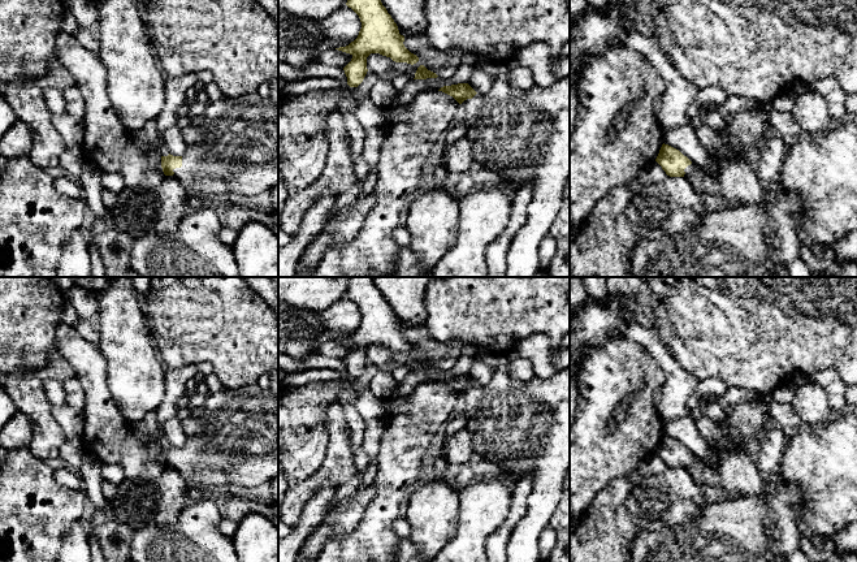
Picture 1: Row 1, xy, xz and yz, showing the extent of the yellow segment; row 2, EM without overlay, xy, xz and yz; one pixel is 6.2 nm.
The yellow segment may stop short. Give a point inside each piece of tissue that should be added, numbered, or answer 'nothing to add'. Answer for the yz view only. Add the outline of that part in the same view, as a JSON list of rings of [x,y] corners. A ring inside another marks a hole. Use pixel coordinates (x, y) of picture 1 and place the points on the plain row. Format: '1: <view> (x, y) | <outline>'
1: yz (693, 465) | [[[692,454],[684,461],[684,468],[694,476],[701,476],[702,470],[707,467],[707,463],[704,459],[700,459],[697,455]]]

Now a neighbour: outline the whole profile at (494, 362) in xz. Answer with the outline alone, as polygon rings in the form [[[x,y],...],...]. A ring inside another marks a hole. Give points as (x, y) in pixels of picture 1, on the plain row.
[[[480,351],[479,356],[493,369],[497,369],[503,362],[510,362],[511,356],[490,356],[489,354]]]

